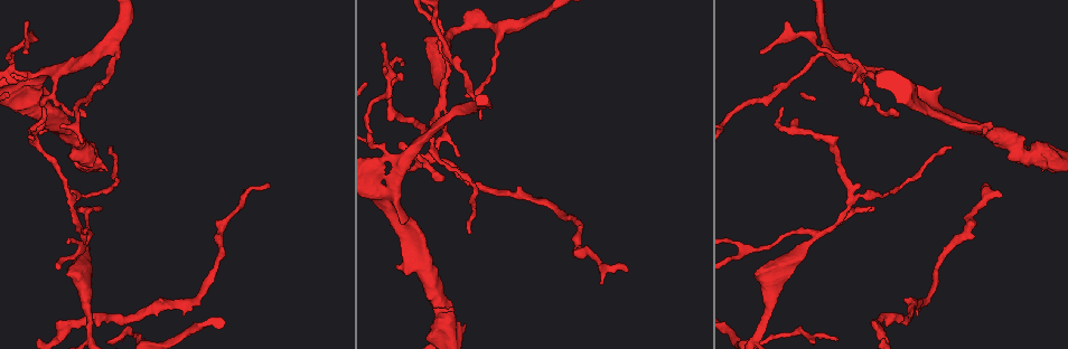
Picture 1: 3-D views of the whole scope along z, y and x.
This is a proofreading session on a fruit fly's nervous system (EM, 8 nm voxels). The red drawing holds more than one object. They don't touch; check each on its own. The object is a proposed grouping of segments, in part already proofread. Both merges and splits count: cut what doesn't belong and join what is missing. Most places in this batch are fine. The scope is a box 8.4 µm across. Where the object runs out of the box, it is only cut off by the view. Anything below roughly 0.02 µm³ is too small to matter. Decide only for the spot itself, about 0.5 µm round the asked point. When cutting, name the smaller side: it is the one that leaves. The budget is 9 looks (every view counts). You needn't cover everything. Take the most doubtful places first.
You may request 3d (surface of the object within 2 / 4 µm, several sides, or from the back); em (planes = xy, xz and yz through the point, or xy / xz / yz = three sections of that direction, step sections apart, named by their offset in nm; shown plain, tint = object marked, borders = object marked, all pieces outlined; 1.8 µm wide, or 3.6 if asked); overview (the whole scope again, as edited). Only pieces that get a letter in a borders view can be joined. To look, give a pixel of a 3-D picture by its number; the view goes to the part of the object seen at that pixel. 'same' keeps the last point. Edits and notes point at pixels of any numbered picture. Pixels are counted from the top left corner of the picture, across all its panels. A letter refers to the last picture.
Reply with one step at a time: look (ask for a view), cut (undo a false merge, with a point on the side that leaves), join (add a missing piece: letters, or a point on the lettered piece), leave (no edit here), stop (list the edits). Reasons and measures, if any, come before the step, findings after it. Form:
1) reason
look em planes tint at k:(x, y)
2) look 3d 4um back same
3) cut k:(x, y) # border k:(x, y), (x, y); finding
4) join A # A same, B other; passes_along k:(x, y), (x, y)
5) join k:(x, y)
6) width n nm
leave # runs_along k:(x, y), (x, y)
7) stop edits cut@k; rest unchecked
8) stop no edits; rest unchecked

thin end
look 3d 4um at 1:(43, 109)

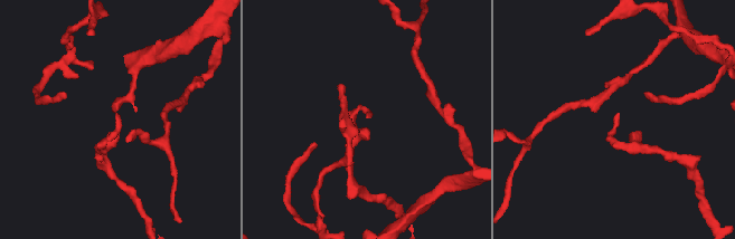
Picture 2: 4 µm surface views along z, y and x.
look em planes borders at 2:(366, 117)

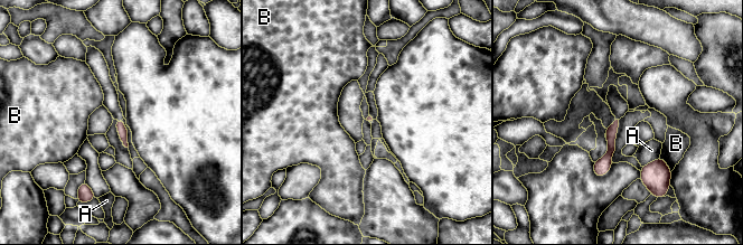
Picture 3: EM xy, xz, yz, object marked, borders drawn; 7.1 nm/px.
leave # A other, B other; border 3:(659, 158), (642, 167); none of them fits

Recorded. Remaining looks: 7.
two arms in line, one across
look em xy step 16 tint at 1:(805, 243)

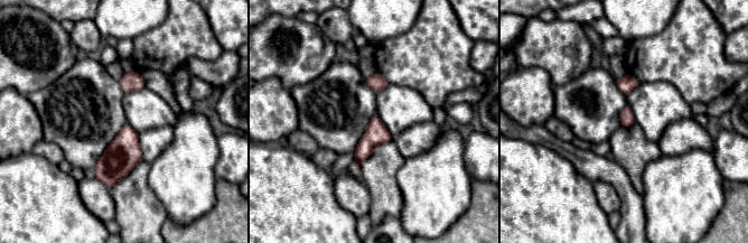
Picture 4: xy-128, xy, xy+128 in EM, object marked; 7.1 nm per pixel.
cut it another way
look em planes borders same

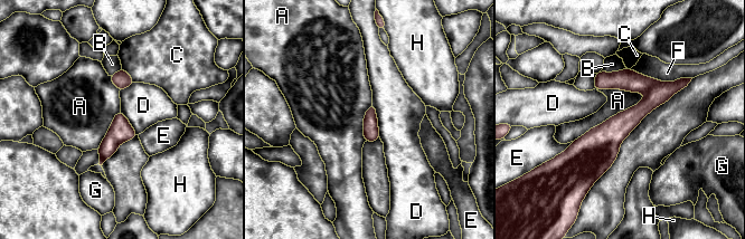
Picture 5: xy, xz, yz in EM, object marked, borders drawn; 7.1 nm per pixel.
width 110 nm
cut 5:(626, 79) # A other, B other, C other, D other, E other, F other, G other, H other; border 5:(662, 82), (654, 85), (646, 94); a second cell is stuck on

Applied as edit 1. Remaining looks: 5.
abrupt turn
look 3d 2um at 1:(22, 78)

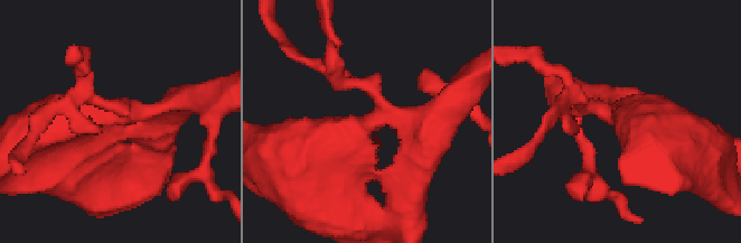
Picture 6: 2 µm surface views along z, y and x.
now the EM
look em planes tint at 6:(362, 129)

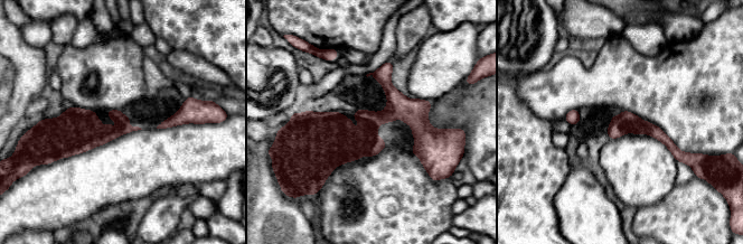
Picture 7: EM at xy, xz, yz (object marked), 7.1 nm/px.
what lies round it
look em planes borders same

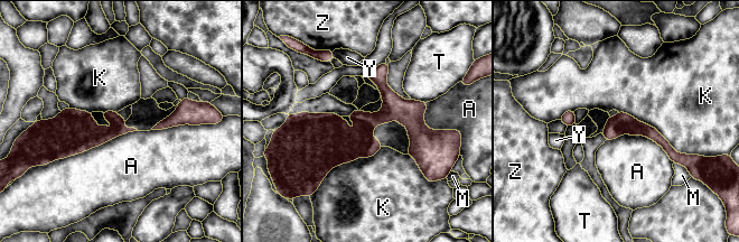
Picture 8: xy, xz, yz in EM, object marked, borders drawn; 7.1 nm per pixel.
longest_contact A 700 nm
leave # A other, K other, M other, T other, Y other, Z other; border 8:(137, 130), (48, 164); all the same cell

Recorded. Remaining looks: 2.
three-way junction
look em planes borders at 1:(60, 123)

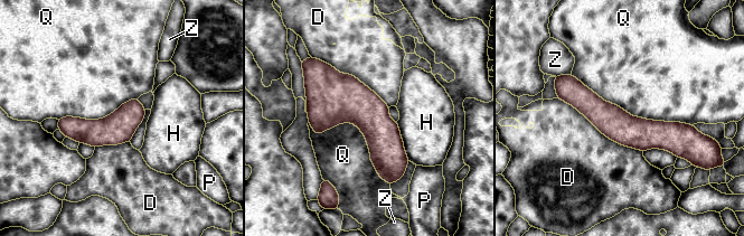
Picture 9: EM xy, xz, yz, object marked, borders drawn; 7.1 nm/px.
leave # D other, H other, P other, Q other, Z other; continuous, no second cell

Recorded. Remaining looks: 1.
stop edits cut@5; rest unchecked

